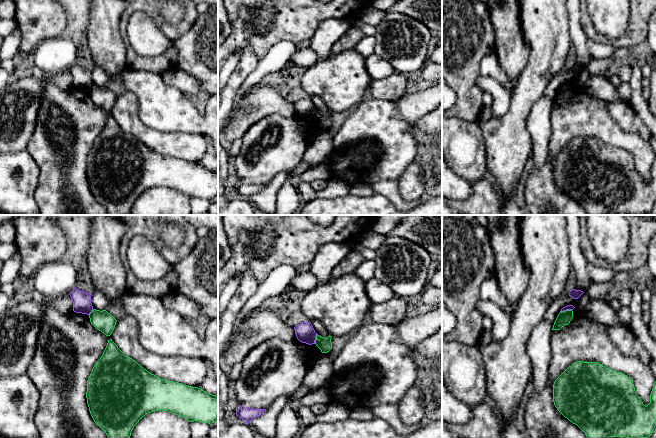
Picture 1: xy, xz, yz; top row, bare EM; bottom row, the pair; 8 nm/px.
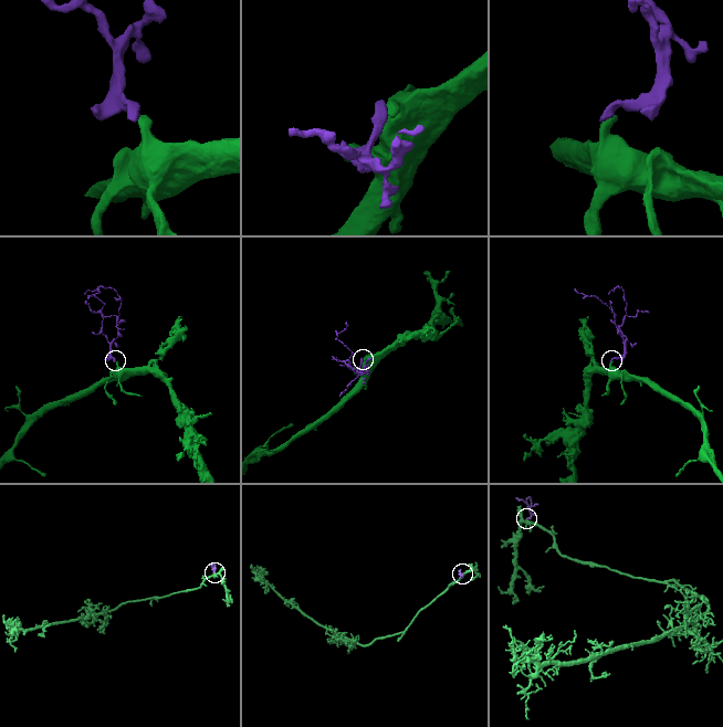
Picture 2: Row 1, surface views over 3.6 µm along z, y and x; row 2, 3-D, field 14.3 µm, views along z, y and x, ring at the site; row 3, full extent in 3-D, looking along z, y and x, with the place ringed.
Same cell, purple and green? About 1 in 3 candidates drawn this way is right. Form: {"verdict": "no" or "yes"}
{"verdict": "no"}

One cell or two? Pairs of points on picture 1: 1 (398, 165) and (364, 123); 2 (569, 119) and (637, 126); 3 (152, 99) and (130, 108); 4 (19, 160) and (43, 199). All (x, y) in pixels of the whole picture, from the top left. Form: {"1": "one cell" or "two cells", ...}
{"1": "one cell", "2": "two cells", "3": "two cells", "4": "two cells"}

